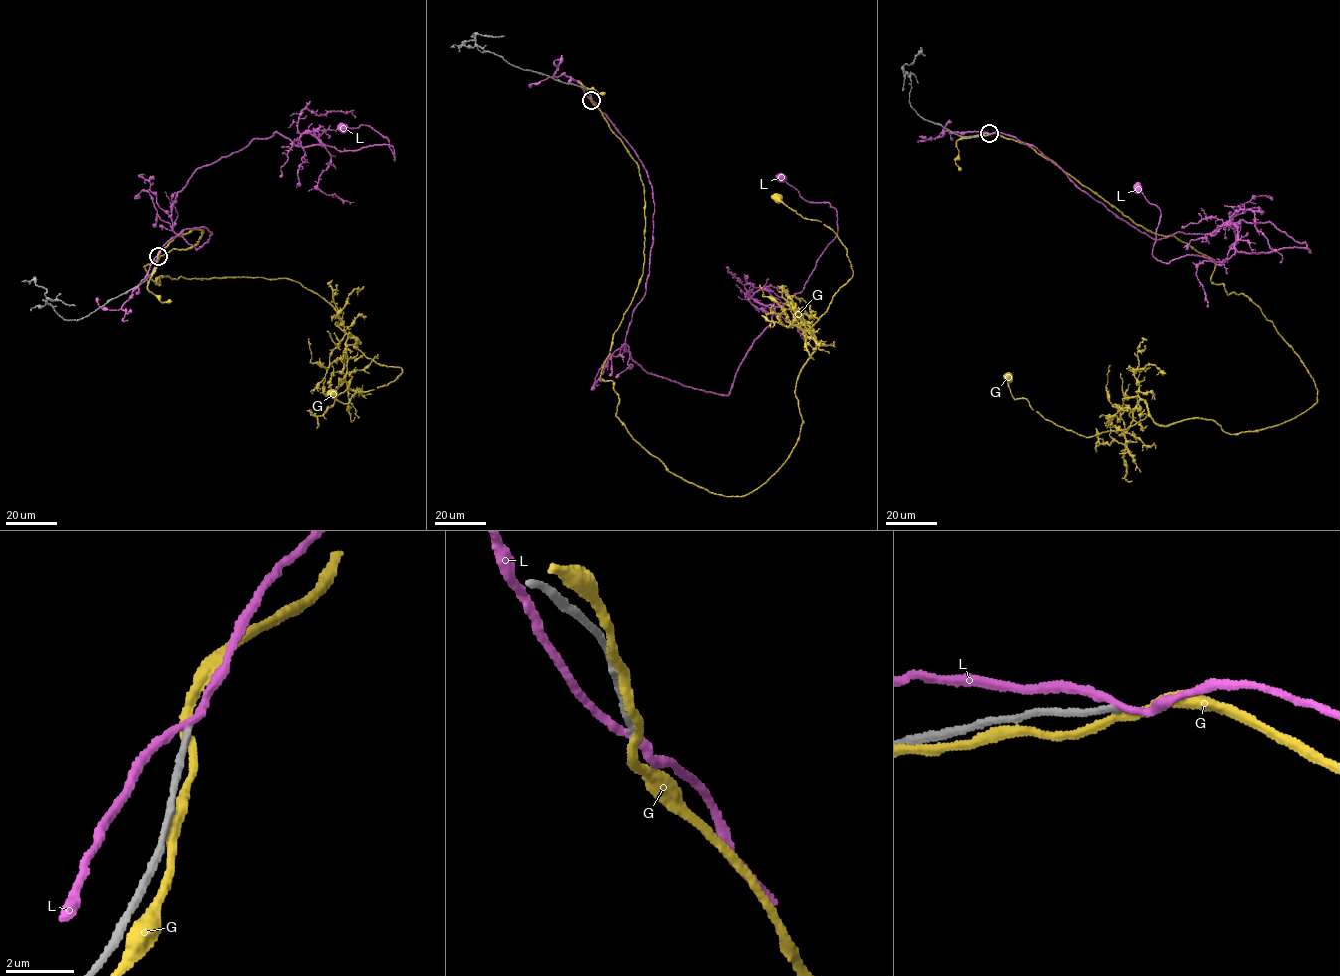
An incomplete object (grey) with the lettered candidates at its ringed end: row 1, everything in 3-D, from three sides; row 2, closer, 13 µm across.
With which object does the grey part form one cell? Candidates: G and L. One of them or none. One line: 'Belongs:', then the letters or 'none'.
Belongs: none

